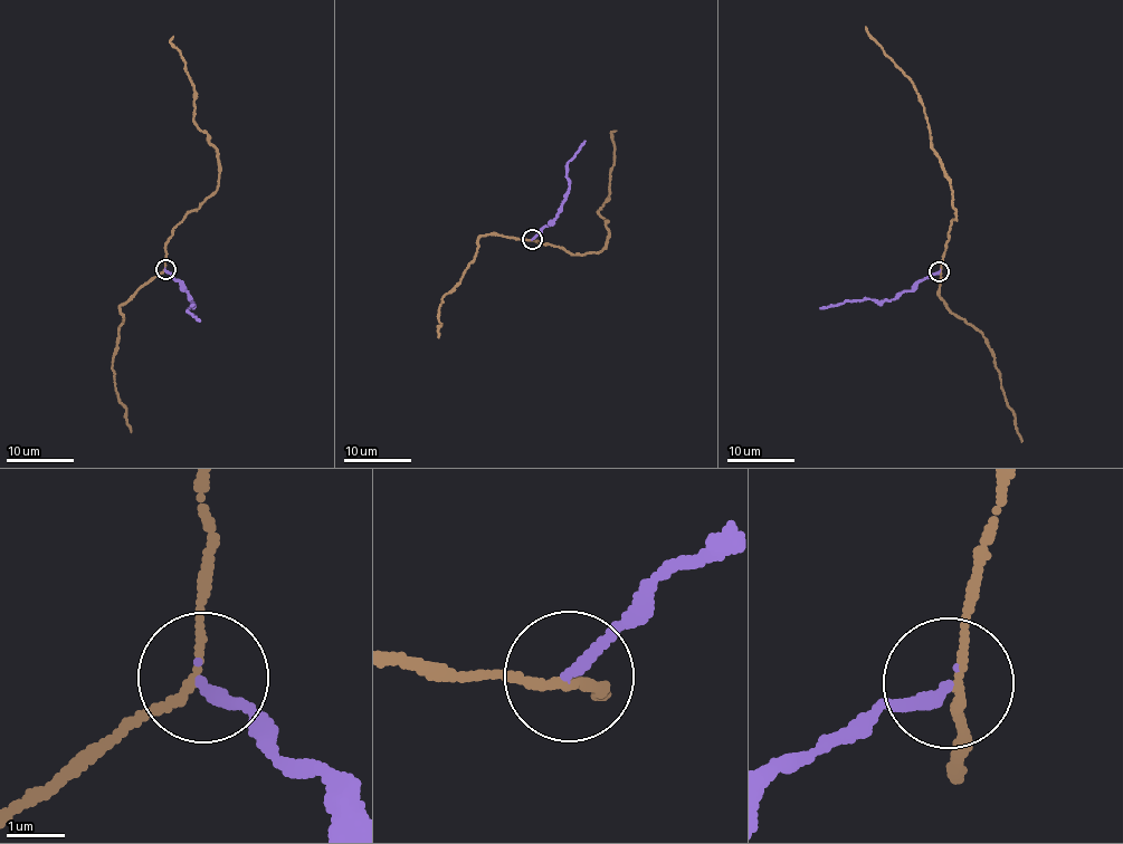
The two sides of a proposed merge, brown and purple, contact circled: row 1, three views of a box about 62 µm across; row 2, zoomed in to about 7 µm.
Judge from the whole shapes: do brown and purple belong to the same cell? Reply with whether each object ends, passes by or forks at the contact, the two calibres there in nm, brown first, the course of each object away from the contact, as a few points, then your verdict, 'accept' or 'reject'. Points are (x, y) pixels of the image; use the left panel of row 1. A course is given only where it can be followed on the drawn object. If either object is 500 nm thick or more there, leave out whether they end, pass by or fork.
brown passes by | purple ends | 130/200 nm | brown via (164, 269), (172, 229), (217, 189), (219, 166), (210, 136), (193, 121), (194, 92), (172, 37) | purple via (164, 269), (179, 280), (191, 306), (193, 304), (187, 308), (200, 320) | reject

